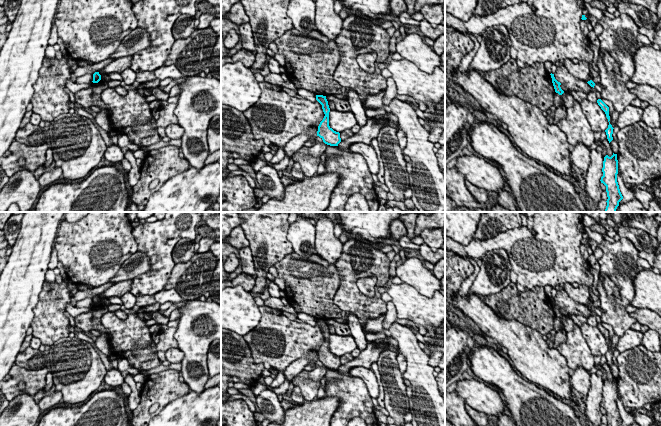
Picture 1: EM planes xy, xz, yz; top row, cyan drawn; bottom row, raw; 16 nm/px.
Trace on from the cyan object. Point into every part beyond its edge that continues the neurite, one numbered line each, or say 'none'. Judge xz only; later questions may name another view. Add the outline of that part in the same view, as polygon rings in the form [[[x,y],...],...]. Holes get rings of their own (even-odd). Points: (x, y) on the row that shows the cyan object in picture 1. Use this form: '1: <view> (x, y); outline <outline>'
none

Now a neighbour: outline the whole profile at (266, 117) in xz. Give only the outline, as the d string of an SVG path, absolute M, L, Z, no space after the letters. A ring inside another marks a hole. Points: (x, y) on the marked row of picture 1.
M259 82L261 95L259 100L243 112L252 128L256 139L268 138L271 143L283 148L292 138L300 135L309 127L319 126L324 118L322 105L316 100L314 103L308 99L299 99L290 96L282 87L268 82Z

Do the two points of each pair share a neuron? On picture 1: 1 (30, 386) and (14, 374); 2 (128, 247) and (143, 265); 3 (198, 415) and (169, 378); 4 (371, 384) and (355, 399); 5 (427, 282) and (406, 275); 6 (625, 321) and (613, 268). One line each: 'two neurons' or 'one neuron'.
1: one neuron
2: two neurons
3: two neurons
4: two neurons
5: one neuron
6: one neuron

